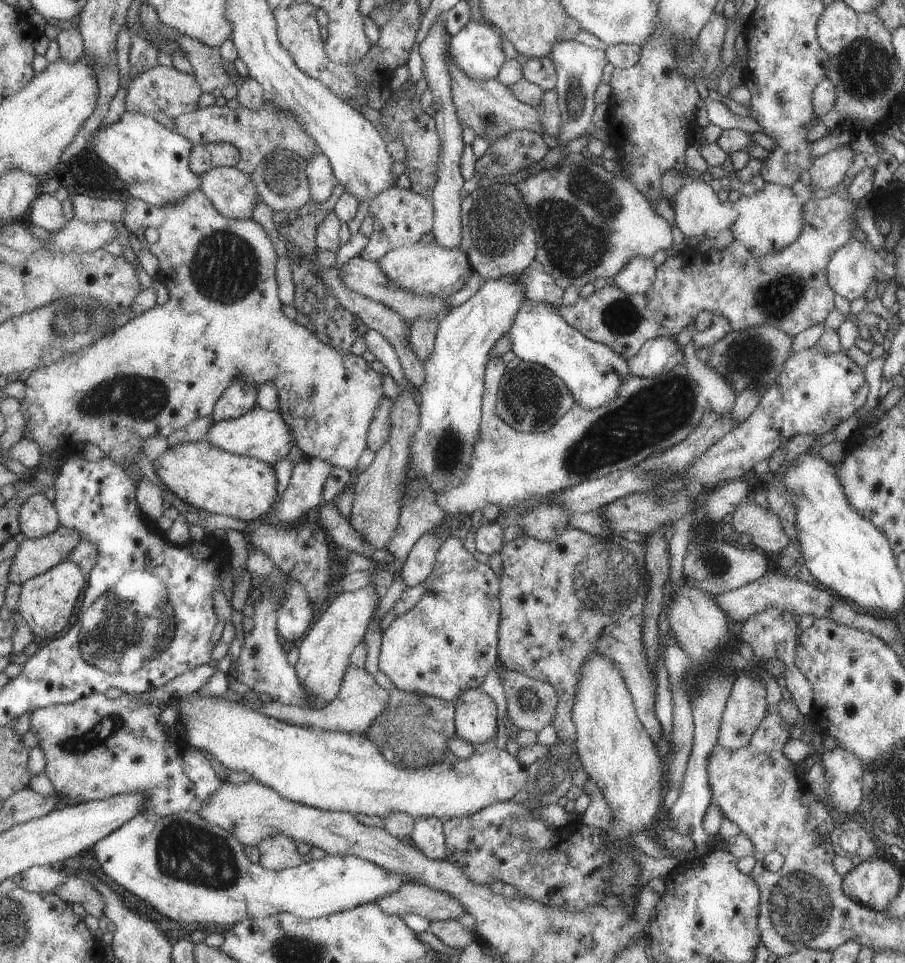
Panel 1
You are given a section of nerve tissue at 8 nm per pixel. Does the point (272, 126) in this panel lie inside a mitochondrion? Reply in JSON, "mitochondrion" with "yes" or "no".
{"mitochondrion":"yes"}

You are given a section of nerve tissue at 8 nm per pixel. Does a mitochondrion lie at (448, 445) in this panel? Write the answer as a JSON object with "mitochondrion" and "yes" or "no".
{"mitochondrion":"yes"}

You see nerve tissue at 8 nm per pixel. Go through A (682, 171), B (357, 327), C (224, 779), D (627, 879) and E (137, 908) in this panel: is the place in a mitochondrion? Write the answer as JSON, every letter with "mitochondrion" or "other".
{"A":"other","B":"other","C":"other","D":"mitochondrion","E":"other"}

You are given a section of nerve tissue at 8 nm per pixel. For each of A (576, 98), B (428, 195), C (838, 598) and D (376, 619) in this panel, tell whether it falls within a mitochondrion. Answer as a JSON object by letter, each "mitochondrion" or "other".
{"A":"mitochondrion","B":"other","C":"other","D":"other"}

